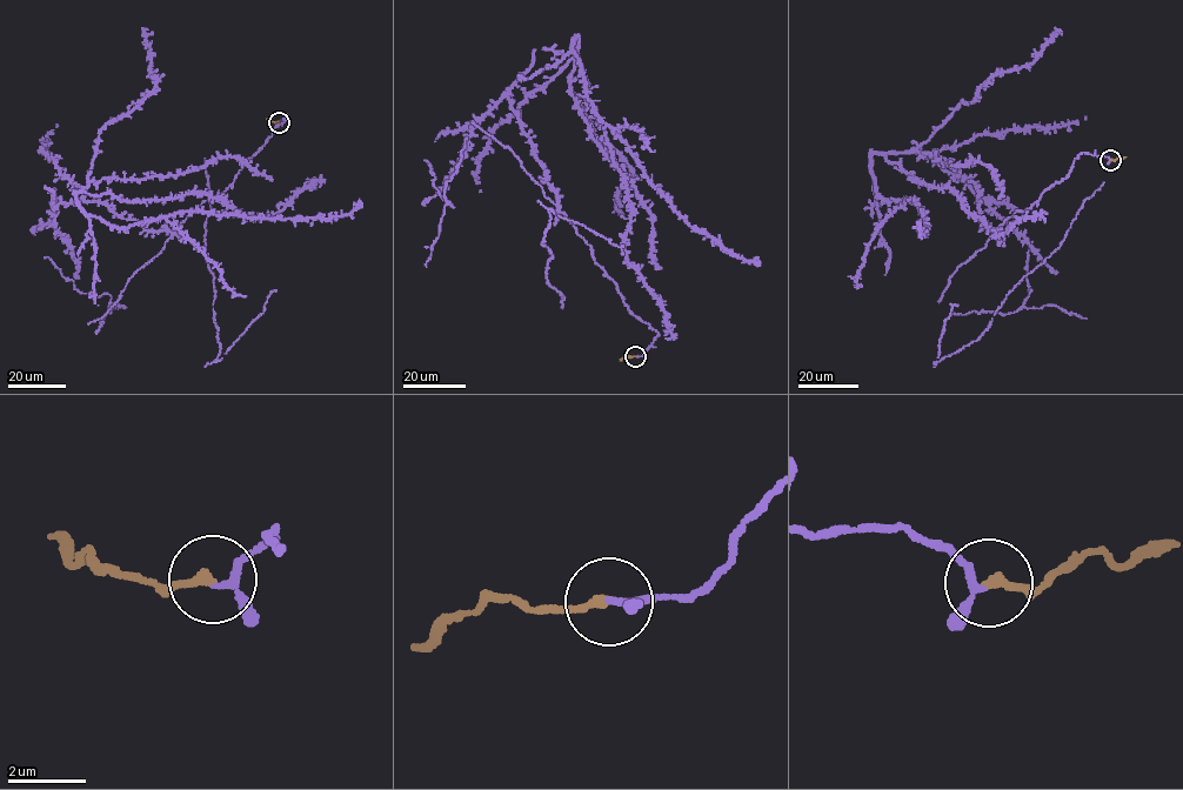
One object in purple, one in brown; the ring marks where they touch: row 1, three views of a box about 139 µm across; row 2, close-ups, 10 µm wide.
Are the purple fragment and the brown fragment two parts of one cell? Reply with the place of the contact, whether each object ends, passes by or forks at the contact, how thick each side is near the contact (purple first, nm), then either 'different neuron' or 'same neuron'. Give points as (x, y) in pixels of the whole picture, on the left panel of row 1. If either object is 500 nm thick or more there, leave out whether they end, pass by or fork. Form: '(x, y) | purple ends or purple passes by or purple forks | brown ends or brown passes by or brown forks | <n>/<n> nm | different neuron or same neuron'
(279, 122) | purple passes by | brown ends | 140/240 nm | same neuron

